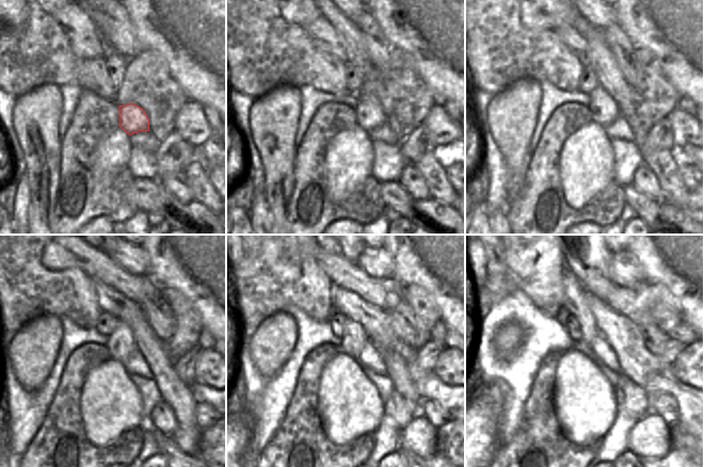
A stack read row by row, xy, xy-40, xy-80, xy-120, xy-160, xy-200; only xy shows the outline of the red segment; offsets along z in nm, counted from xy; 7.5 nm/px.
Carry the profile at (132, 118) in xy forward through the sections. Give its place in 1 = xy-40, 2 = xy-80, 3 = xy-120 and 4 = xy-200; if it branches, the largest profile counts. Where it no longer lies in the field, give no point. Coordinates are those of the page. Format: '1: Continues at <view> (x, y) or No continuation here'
1: Continues at xy-40 (369, 114)
2: Continues at xy-80 (604, 110)
3: Continues at xy-120 (121, 343)
4: Continues at xy-200 (574, 302).

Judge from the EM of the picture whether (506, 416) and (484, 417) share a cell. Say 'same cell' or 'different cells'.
different cells

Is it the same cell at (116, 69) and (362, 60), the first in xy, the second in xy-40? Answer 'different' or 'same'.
different

